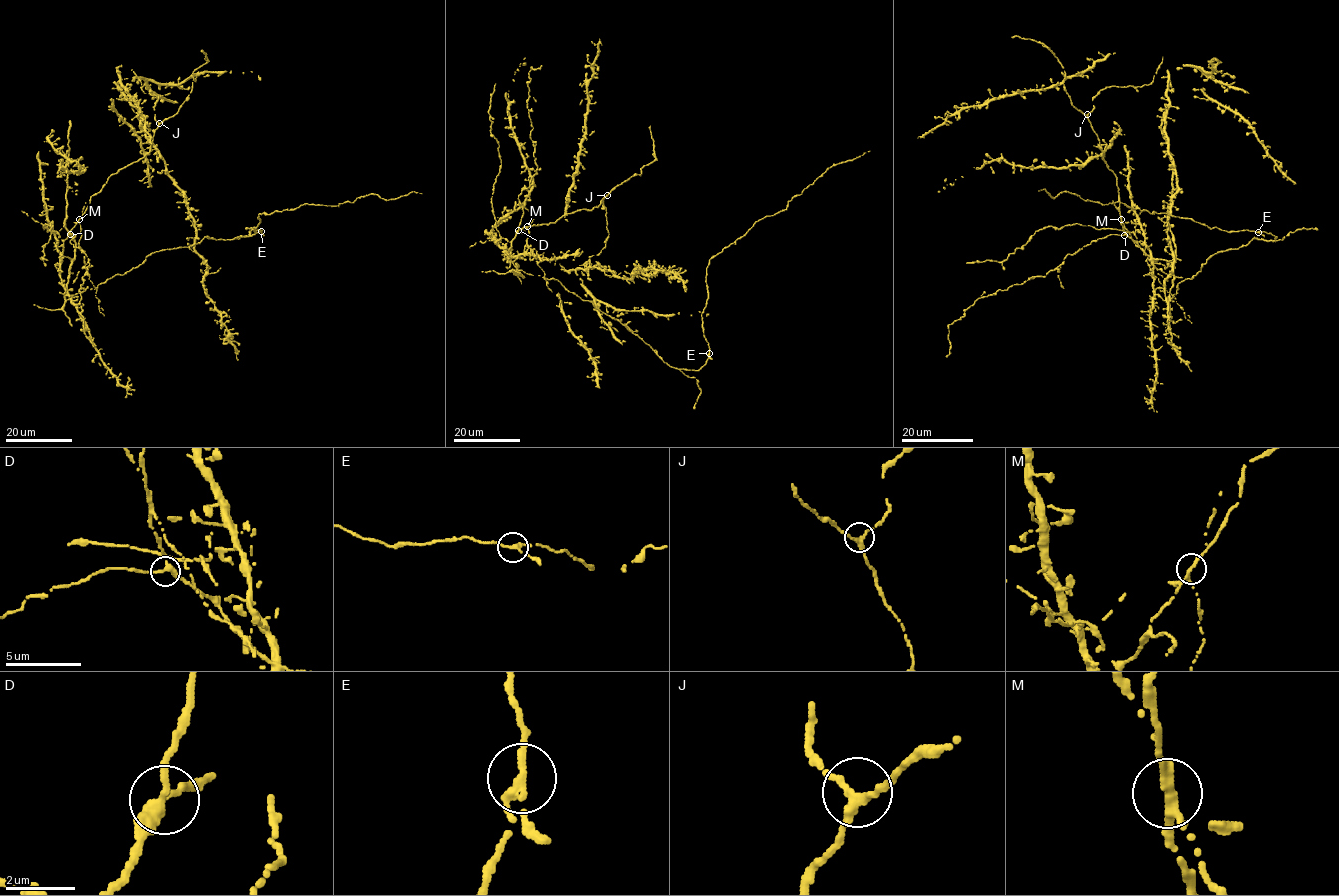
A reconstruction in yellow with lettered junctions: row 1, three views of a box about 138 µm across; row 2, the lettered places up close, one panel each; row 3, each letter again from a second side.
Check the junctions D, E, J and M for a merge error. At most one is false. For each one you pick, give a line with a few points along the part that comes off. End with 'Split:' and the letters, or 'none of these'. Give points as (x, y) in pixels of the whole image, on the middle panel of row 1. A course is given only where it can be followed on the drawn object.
M: course (527, 227), (527, 245), (544, 271), (549, 288)
Split: M

